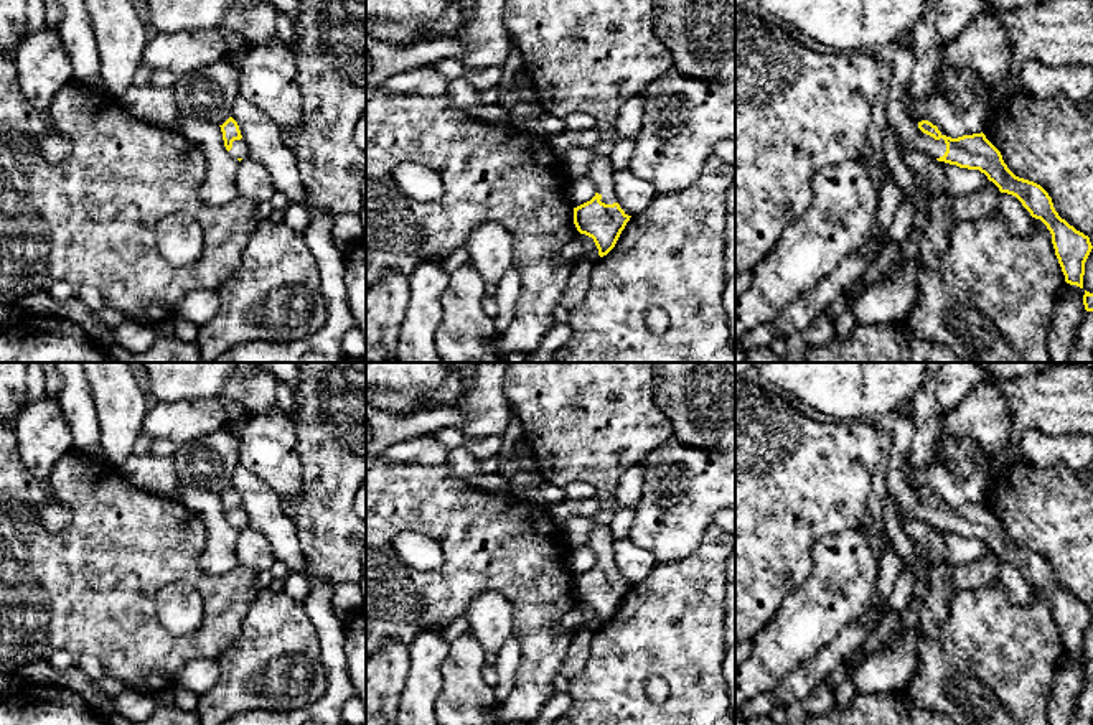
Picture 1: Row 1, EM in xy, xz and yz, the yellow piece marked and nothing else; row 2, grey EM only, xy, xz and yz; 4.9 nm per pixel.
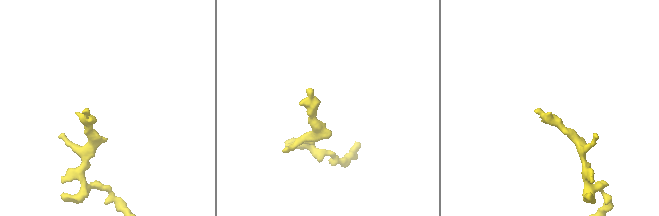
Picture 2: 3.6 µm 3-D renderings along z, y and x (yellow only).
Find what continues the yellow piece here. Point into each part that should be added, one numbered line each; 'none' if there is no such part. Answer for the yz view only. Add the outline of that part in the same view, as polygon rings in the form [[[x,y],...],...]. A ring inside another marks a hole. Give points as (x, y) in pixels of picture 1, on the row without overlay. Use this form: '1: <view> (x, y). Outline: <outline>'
1: yz (909, 506). Outline: [[[900,410],[898,417],[890,423],[890,430],[887,491],[895,499],[898,519],[926,522],[933,527],[943,526],[946,521],[945,509],[935,509],[922,503],[913,493],[913,488],[907,483],[905,465],[915,432],[912,414]]]

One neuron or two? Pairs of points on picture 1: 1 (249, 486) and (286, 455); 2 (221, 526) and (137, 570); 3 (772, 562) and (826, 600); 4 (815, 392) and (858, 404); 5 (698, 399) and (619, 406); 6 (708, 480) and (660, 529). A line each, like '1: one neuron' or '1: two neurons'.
1: two neurons
2: two neurons
3: two neurons
4: one neuron
5: two neurons
6: one neuron

